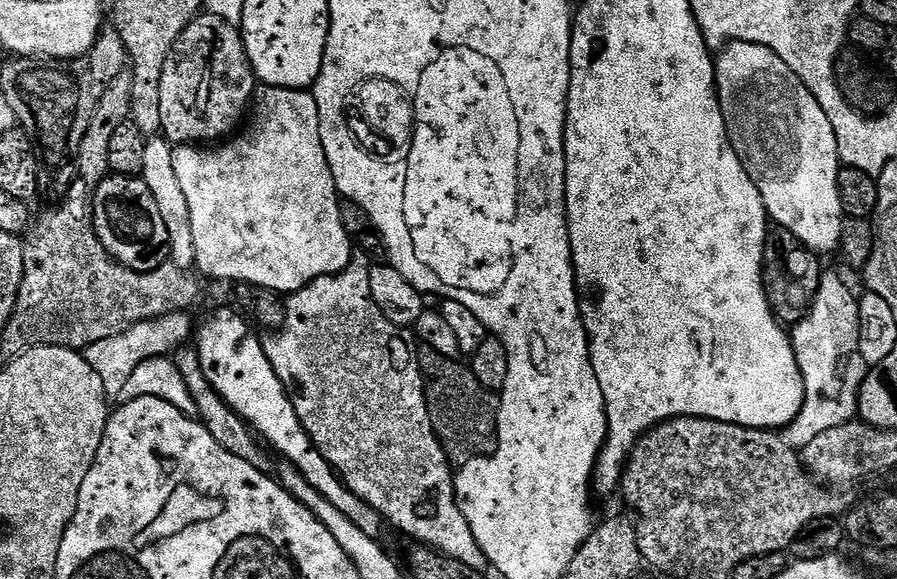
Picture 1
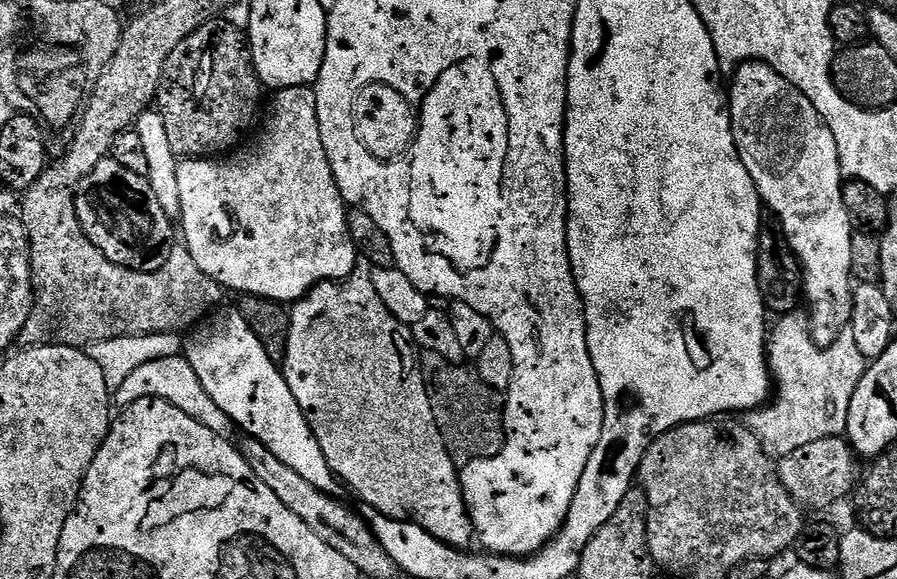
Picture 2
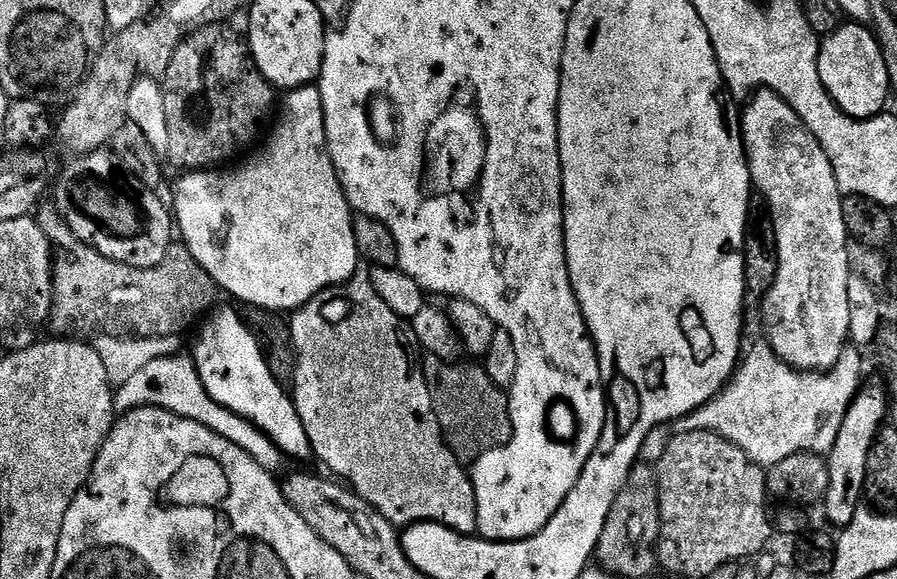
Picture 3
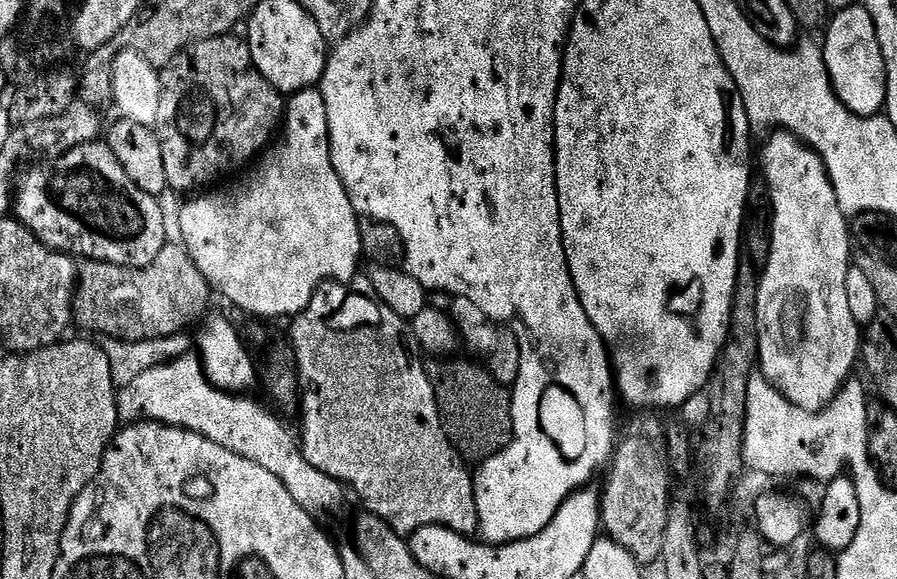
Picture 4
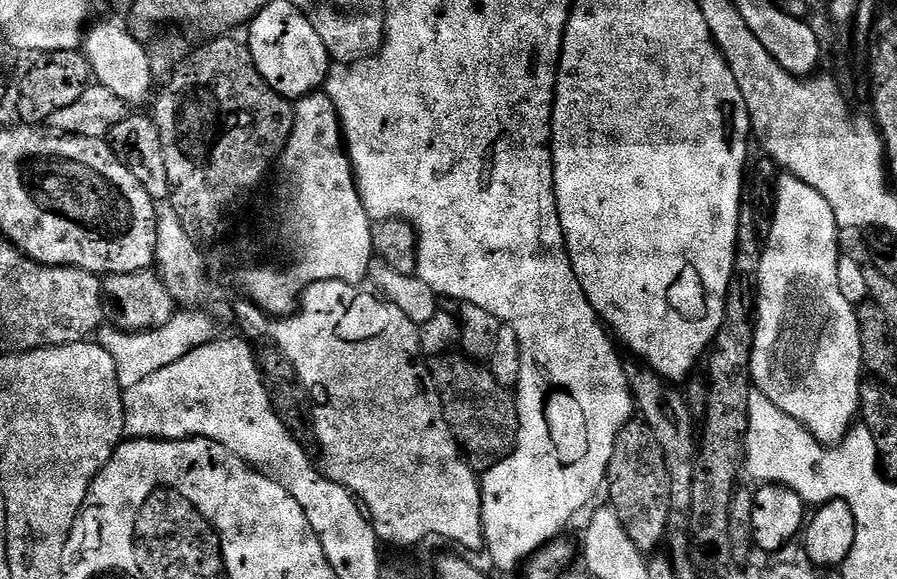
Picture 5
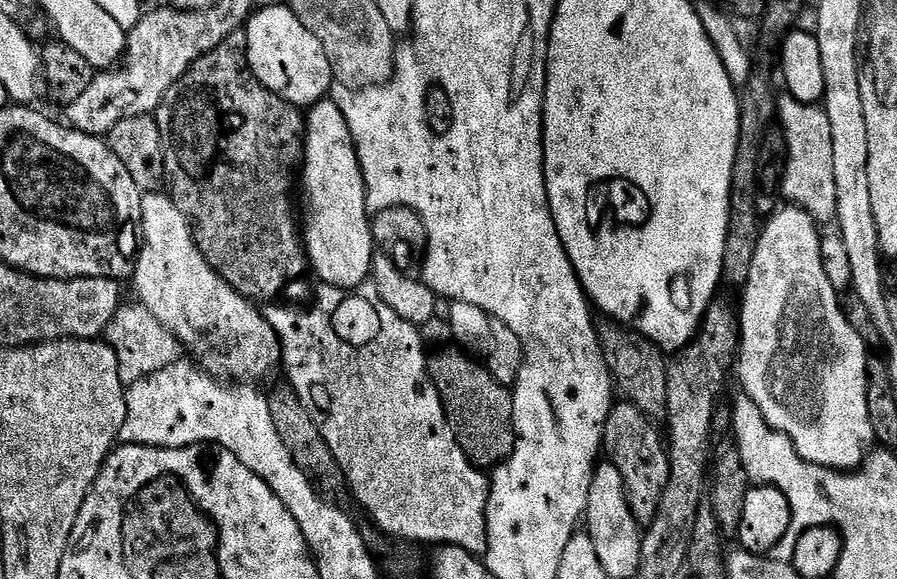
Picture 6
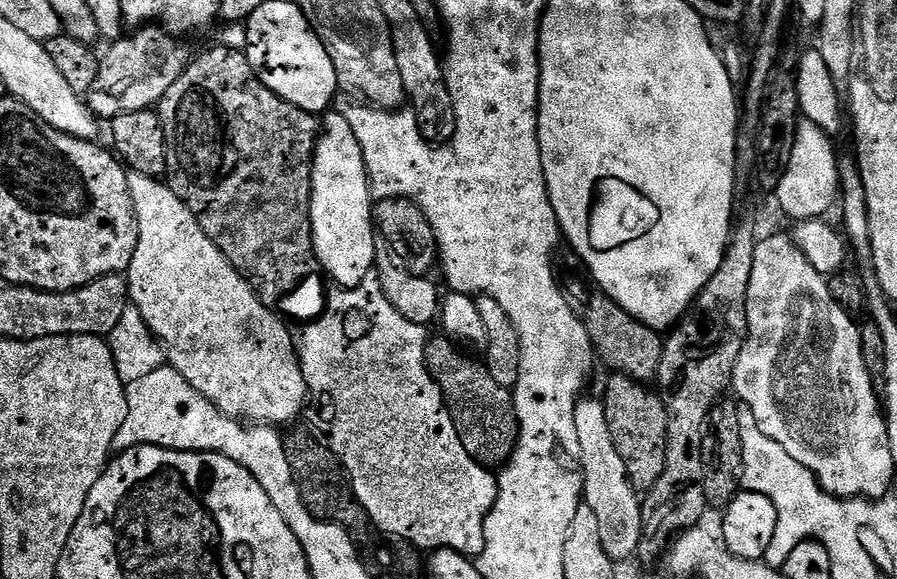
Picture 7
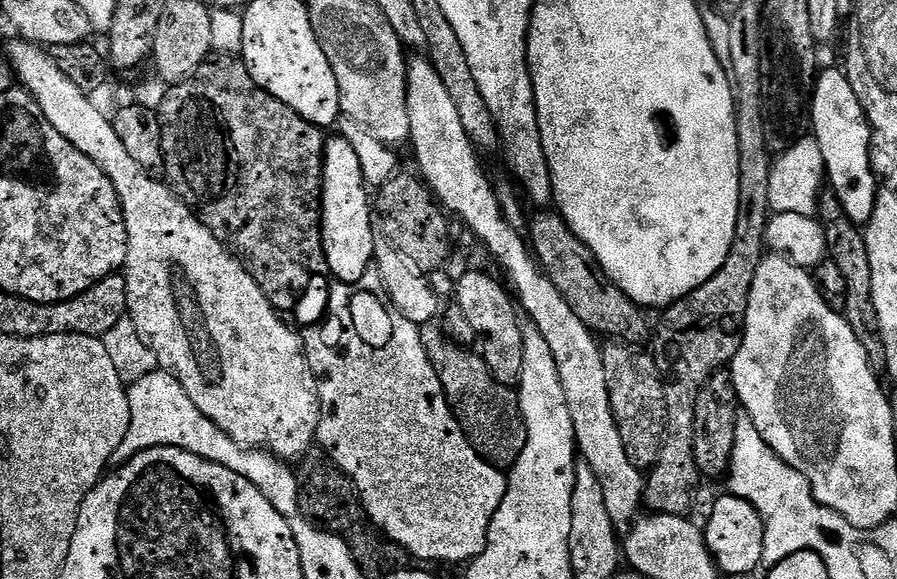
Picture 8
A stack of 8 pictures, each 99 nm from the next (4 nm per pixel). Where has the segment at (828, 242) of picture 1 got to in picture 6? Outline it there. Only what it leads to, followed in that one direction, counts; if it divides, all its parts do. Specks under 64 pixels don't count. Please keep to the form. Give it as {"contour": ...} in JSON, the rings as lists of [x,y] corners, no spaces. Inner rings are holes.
{"contour":[[[784,206],[784,208],[779,212],[779,210],[773,211],[771,215],[767,217],[766,223],[763,225],[762,231],[760,233],[760,240],[756,243],[756,253],[754,254],[754,266],[750,266],[750,278],[742,286],[742,292],[744,292],[744,305],[739,305],[738,308],[738,319],[740,322],[740,351],[738,353],[738,372],[740,368],[740,384],[742,387],[743,395],[750,397],[754,403],[762,410],[764,415],[764,420],[767,421],[768,425],[772,428],[778,430],[779,432],[784,432],[792,439],[792,444],[796,447],[796,452],[799,453],[803,460],[810,462],[811,464],[817,464],[823,468],[834,468],[837,470],[855,470],[860,467],[864,462],[865,456],[868,455],[870,449],[874,444],[874,437],[872,434],[872,423],[870,422],[870,410],[868,409],[868,358],[870,355],[869,349],[866,347],[863,338],[861,338],[854,330],[854,326],[850,324],[847,320],[847,314],[844,312],[842,307],[841,297],[834,290],[834,286],[830,286],[830,278],[826,278],[826,266],[822,266],[822,246],[820,241],[822,239],[822,232],[819,232],[816,227],[818,227],[817,221],[811,214],[805,212],[803,208],[799,206]]]}

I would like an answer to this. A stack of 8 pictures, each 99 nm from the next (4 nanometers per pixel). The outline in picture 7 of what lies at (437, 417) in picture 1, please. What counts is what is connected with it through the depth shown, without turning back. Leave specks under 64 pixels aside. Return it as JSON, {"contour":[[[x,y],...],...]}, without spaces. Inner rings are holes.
{"contour":[[[438,334],[425,343],[424,361],[442,390],[444,404],[454,422],[454,430],[458,430],[462,446],[466,446],[470,458],[492,470],[510,459],[520,440],[516,398],[513,389],[494,382],[487,363],[480,361],[479,364],[459,351],[464,353],[448,336]]]}

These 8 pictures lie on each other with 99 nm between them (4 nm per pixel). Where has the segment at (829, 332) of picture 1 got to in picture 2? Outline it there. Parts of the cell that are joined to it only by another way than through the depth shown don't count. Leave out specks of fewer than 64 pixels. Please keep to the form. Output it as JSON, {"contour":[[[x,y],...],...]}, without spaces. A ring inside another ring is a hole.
{"contour":[[[807,311],[785,312],[777,320],[766,336],[774,395],[763,406],[751,409],[746,423],[769,453],[781,457],[798,450],[798,446],[806,446],[806,442],[847,433],[850,398],[854,398],[854,390],[864,377],[866,361],[850,330],[841,332],[828,348],[819,348],[812,337]]]}

